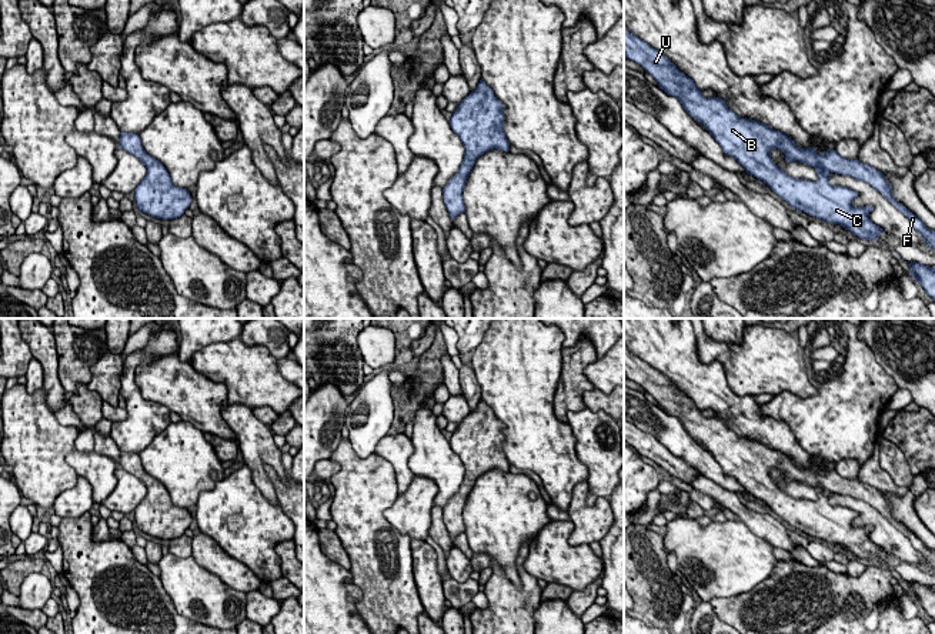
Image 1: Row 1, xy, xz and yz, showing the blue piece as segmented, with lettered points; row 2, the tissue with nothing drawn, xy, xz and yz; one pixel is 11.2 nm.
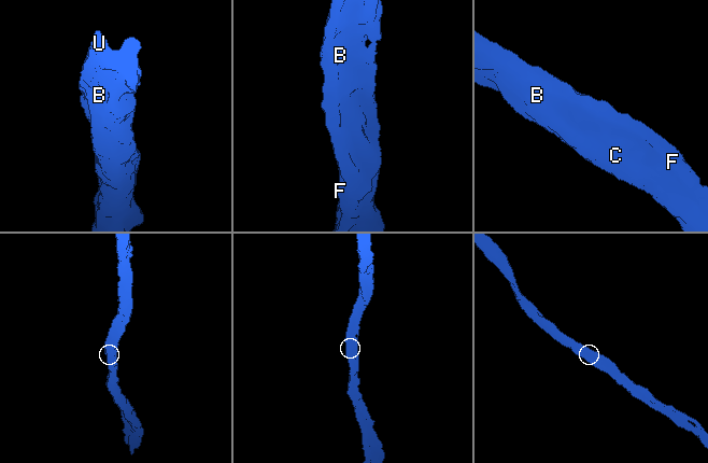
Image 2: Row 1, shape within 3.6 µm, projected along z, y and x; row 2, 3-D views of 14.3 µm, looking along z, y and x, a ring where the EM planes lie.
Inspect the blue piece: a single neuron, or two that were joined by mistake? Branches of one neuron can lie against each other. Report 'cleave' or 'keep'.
keep

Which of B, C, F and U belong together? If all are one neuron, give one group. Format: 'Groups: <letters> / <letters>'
Groups: B C F U

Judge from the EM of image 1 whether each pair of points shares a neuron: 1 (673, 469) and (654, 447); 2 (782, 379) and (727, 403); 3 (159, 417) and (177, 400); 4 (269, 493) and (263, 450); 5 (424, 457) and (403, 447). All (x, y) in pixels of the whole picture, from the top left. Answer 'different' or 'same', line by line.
1: same
2: different
3: different
4: same
5: different

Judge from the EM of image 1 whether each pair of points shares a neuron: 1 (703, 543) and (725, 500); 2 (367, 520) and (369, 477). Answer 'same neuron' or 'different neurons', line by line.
1: different neurons
2: same neuron

